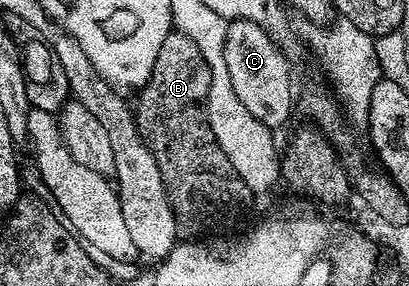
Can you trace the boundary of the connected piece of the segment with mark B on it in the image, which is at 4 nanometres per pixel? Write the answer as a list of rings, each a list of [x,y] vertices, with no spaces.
[[[170,32],[159,48],[159,56],[147,84],[140,89],[141,99],[135,102],[135,113],[141,138],[155,156],[155,164],[159,164],[159,176],[163,176],[165,191],[175,216],[177,237],[181,240],[201,240],[214,232],[224,231],[221,229],[228,222],[235,221],[248,208],[251,199],[247,184],[243,184],[243,176],[235,172],[235,164],[227,160],[223,148],[219,148],[215,132],[211,132],[205,107],[210,92],[211,68],[207,60],[203,60],[203,52],[199,52],[199,46],[187,36]]]

